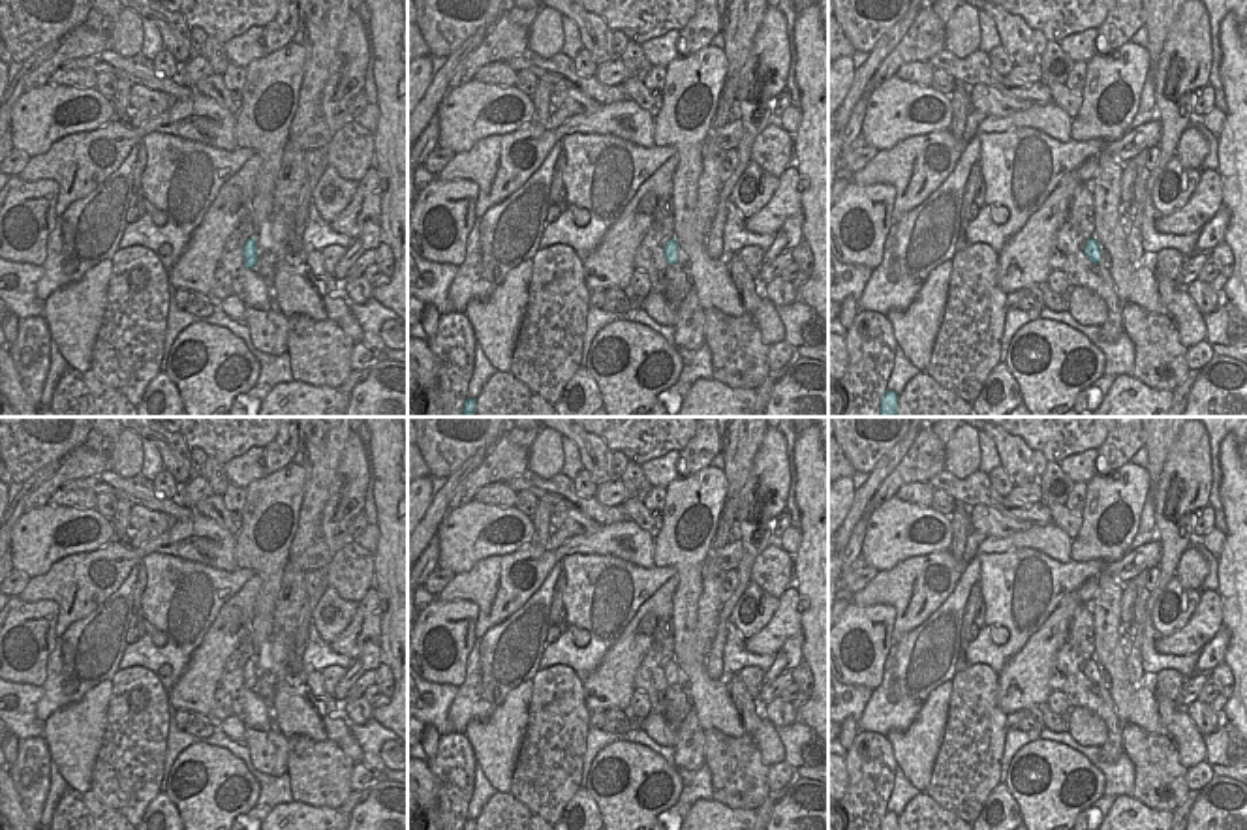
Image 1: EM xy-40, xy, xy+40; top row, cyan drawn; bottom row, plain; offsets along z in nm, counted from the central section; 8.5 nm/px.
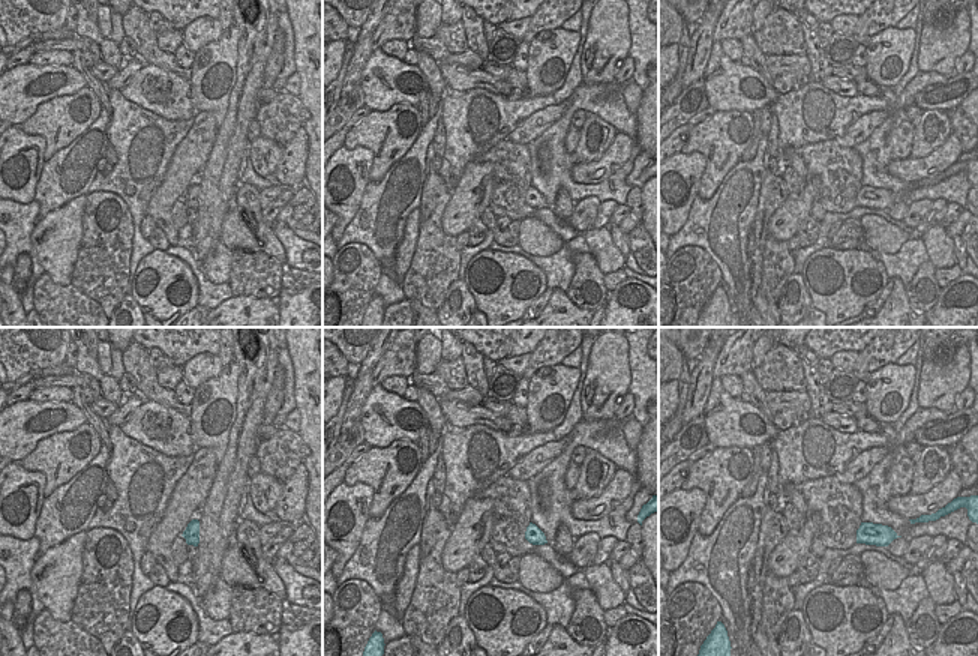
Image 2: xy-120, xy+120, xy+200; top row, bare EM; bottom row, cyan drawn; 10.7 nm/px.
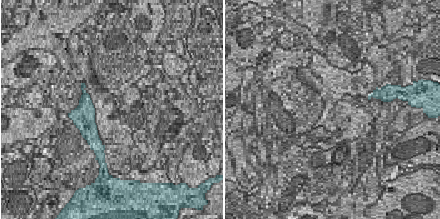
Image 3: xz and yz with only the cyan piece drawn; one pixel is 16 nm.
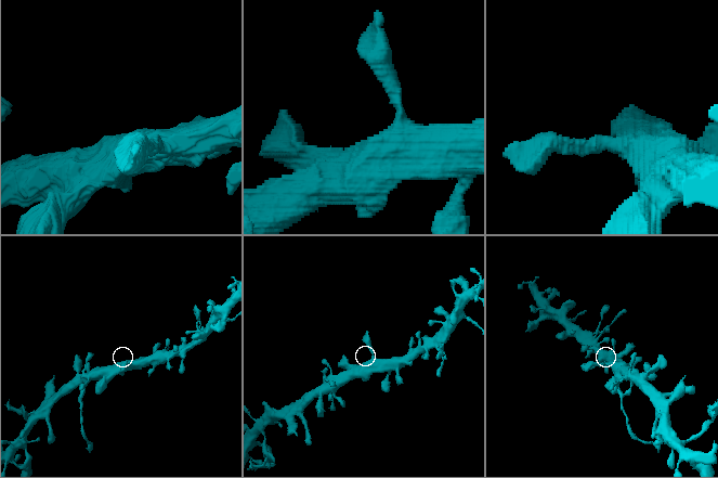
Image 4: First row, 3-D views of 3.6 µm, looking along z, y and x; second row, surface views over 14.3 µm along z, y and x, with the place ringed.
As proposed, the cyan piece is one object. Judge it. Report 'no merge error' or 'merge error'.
no merge error

